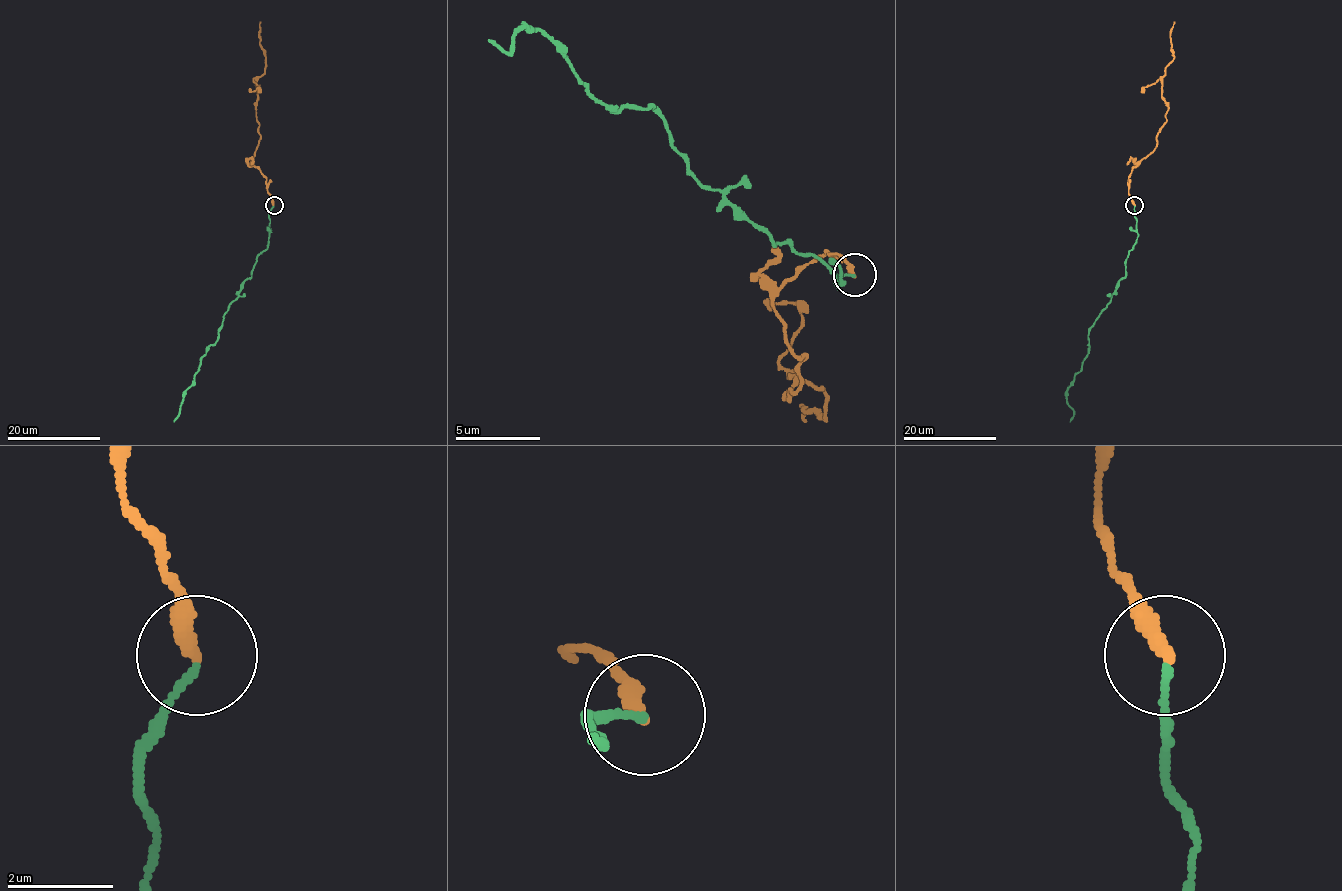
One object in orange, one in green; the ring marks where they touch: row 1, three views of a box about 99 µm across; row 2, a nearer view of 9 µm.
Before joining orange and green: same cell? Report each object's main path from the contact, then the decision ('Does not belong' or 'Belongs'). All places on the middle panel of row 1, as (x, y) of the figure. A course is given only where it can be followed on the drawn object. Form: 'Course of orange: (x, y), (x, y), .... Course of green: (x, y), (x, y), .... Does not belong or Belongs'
Course of orange: (856, 276), (826, 254), (775, 297), (804, 357), (787, 399), (792, 374), (822, 391), (826, 420), (804, 420). Course of green: (856, 276), (834, 284), (775, 242), (698, 178), (651, 106), (609, 110), (532, 29), (511, 50), (490, 37). Belongs

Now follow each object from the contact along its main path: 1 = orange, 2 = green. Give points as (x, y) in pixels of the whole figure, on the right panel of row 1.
1: (1134, 204), (1129, 176), (1156, 145), (1166, 121), (1168, 103), (1161, 95), (1161, 80), (1174, 57), (1174, 22)
2: (1134, 206), (1137, 243), (1126, 258), (1125, 275), (1089, 331), (1089, 353), (1067, 390), (1069, 422)

